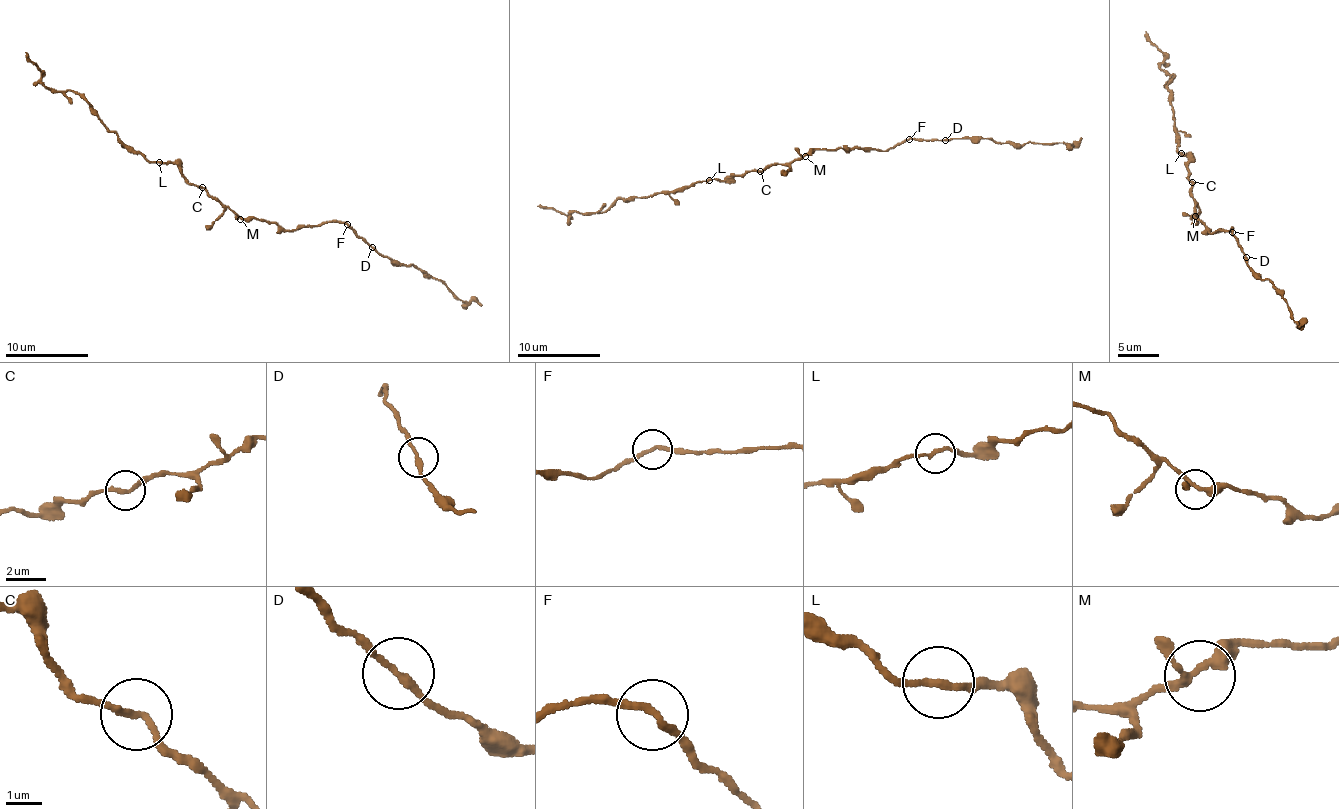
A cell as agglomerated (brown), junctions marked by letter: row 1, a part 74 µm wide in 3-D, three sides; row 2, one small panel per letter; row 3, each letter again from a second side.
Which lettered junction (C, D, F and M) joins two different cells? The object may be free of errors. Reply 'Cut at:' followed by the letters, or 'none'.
Cut at: none

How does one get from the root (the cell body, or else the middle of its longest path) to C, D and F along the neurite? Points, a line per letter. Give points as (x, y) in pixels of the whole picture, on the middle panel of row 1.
C: (804, 154), (788, 164), (771, 164), (760, 170)
D: (804, 154), (841, 147), (888, 150), (909, 139), (945, 140)
F: (804, 154), (841, 147), (888, 150), (909, 139)

